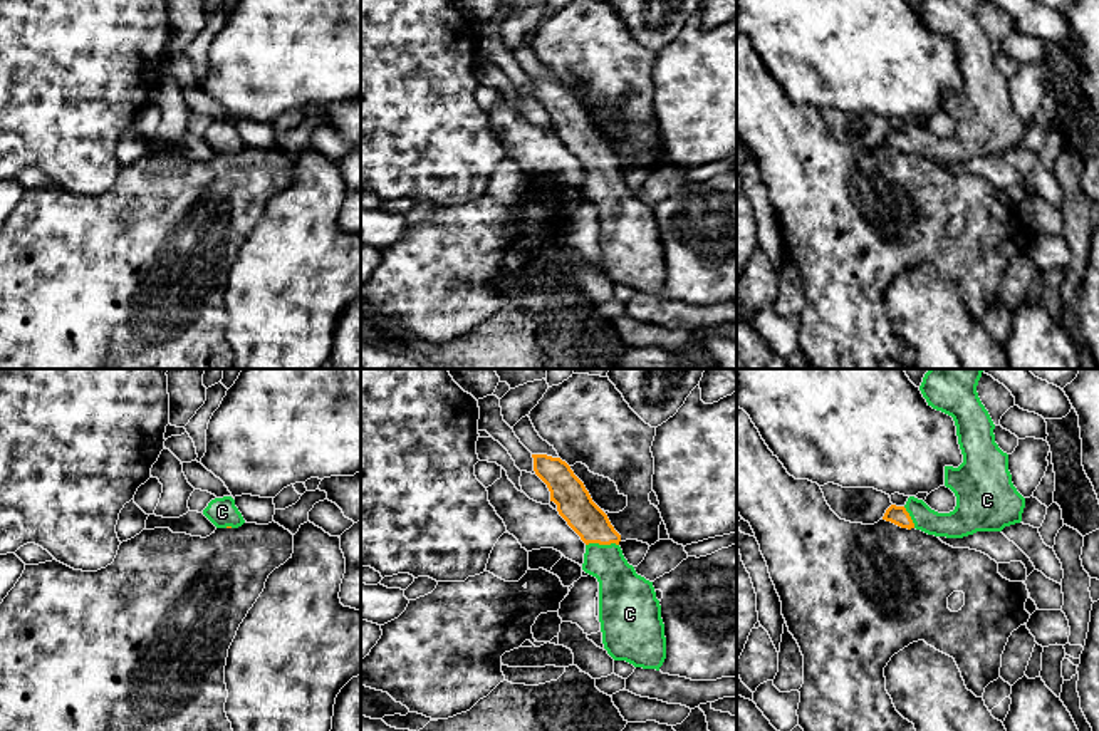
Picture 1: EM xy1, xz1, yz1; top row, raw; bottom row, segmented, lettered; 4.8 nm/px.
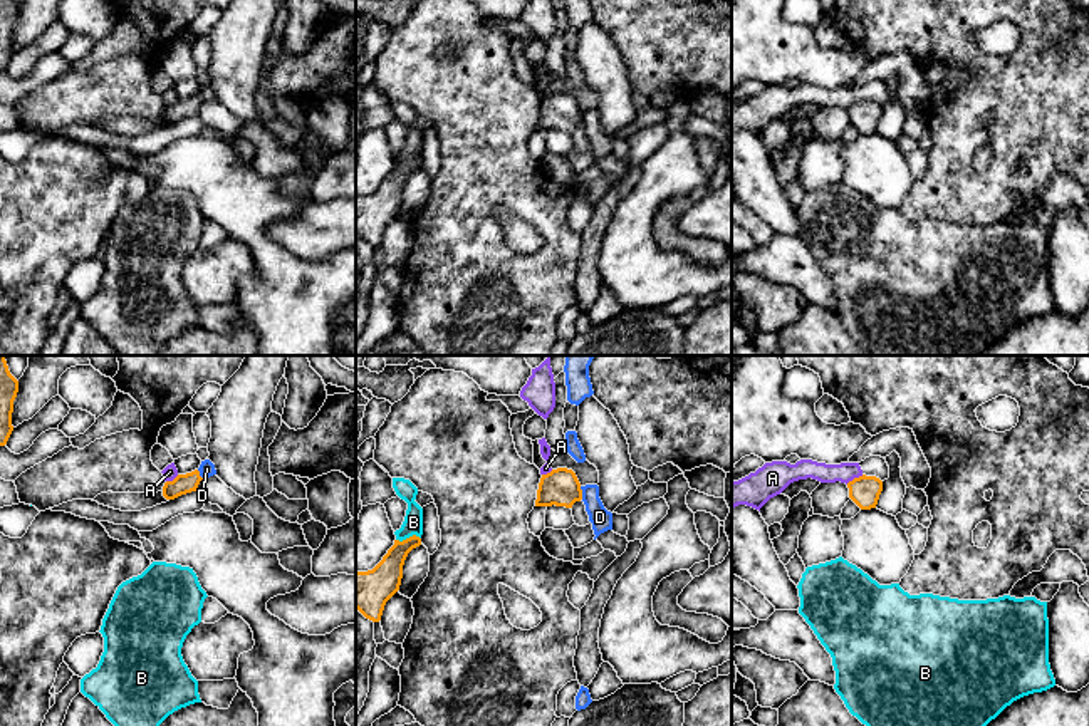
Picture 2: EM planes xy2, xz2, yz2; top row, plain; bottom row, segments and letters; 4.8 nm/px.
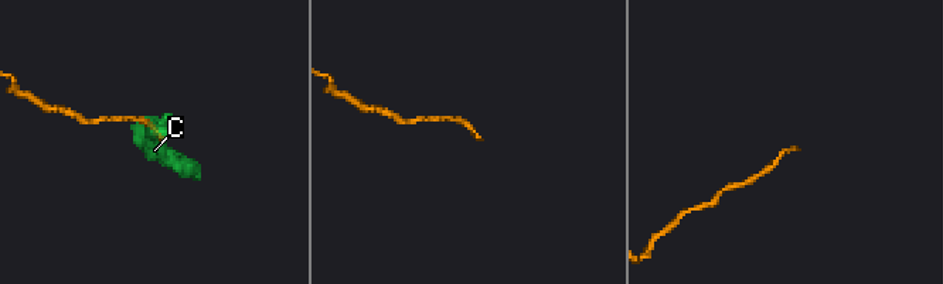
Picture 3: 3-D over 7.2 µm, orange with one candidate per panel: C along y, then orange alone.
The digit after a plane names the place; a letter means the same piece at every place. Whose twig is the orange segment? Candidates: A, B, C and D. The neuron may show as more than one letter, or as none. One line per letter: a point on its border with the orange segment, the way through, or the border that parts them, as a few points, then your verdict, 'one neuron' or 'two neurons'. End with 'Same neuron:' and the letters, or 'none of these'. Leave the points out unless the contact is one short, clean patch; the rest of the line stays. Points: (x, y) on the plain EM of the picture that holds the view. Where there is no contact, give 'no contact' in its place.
A: yz2 (854, 103) | along yz2 (863, 99), (846, 108) | two neurons
B: xz2 (410, 161) | along xz2 (420, 161), (410, 160), (396, 165) | two neurons
C: xz1 (601, 168) | across xz1 (574, 128), (593, 150), (601, 168), (603, 183), (621, 215) | one neuron
D: xz2 (581, 118) | two neurons
Same neuron: C

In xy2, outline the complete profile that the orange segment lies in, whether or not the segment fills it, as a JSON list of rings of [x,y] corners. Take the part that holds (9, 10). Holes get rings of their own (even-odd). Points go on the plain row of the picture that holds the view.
[[[0,0],[0,70],[5,70],[13,50],[13,25],[18,17],[18,5],[13,0]]]

